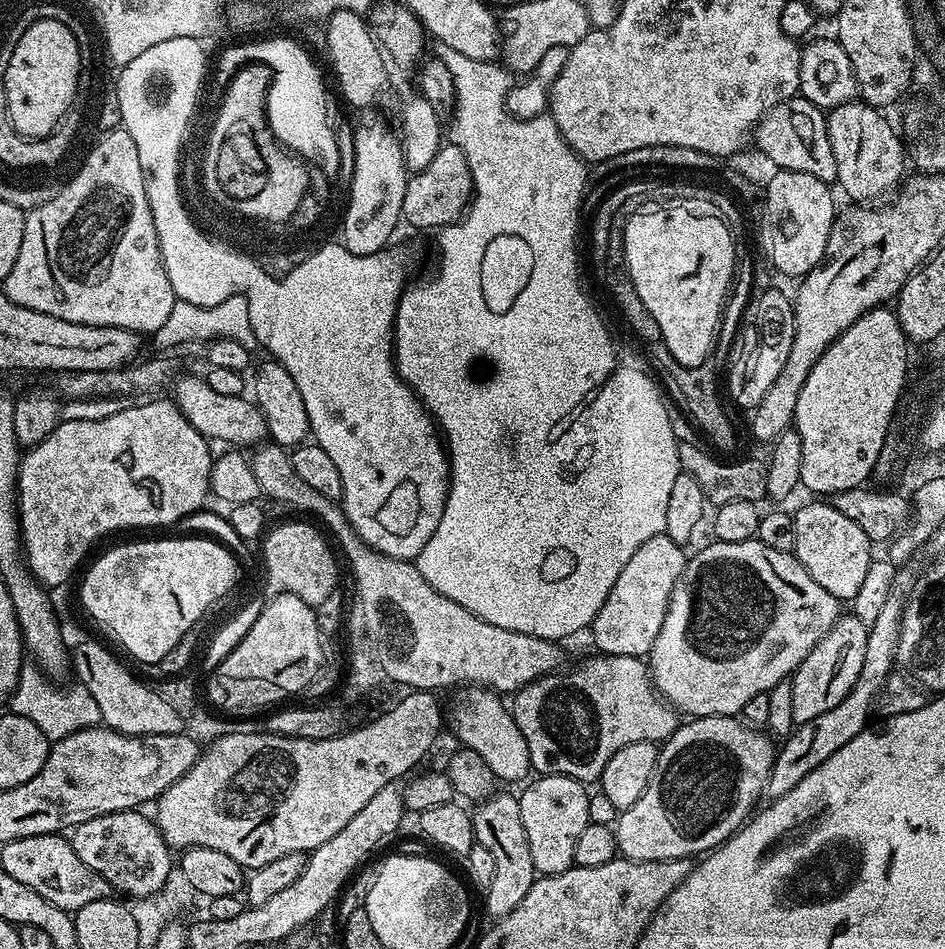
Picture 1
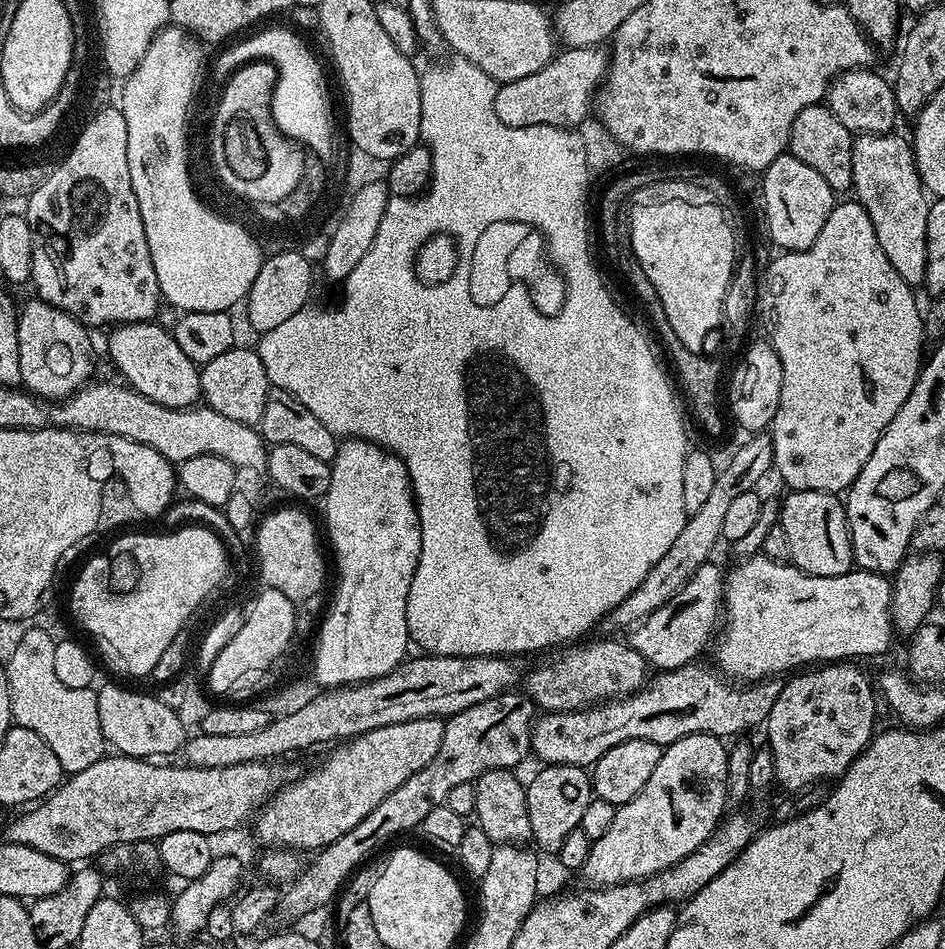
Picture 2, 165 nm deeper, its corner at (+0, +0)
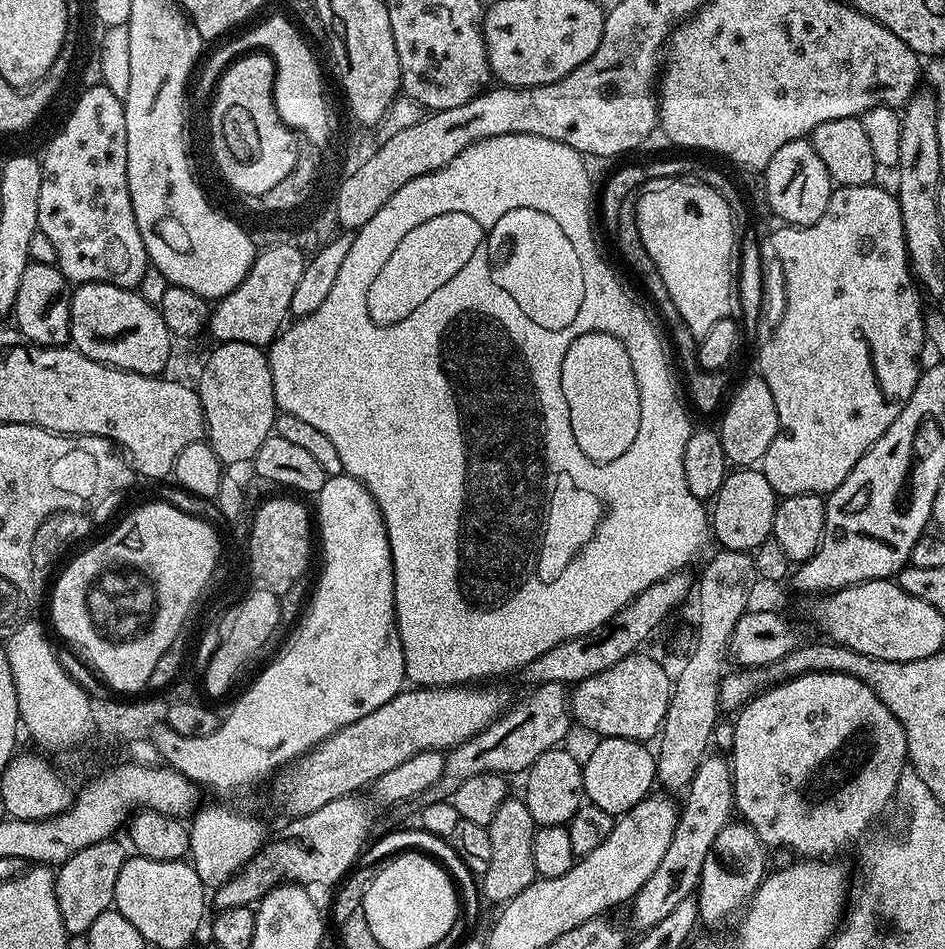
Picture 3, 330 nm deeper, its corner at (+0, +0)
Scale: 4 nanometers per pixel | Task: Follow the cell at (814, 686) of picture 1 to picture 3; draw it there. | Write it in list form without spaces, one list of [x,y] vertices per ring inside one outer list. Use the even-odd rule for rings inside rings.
[[[808,672],[804,676],[795,676],[792,680],[785,680],[767,690],[761,691],[749,703],[735,713],[736,729],[732,732],[732,781],[734,782],[734,794],[736,802],[735,811],[739,819],[749,824],[758,834],[758,838],[764,843],[765,849],[789,848],[800,858],[836,858],[843,848],[848,848],[880,815],[884,807],[893,803],[898,778],[904,773],[908,758],[908,747],[906,746],[906,734],[894,718],[894,714],[880,701],[878,694],[866,686],[858,678],[841,672]]]

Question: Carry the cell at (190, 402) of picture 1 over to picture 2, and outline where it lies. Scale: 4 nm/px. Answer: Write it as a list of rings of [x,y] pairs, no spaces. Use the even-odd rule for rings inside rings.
[[[155,322],[122,324],[111,329],[108,356],[121,372],[123,383],[167,408],[190,408],[201,399],[200,368],[178,346],[175,335]]]

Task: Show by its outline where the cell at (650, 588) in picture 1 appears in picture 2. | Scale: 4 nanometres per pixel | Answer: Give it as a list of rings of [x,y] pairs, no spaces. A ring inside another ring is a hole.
[[[716,562],[702,565],[695,574],[678,590],[670,602],[658,606],[654,614],[647,616],[631,629],[630,643],[638,654],[653,669],[669,672],[693,663],[704,652],[704,647],[713,643],[722,620],[722,605],[724,602],[725,573],[720,572]]]

